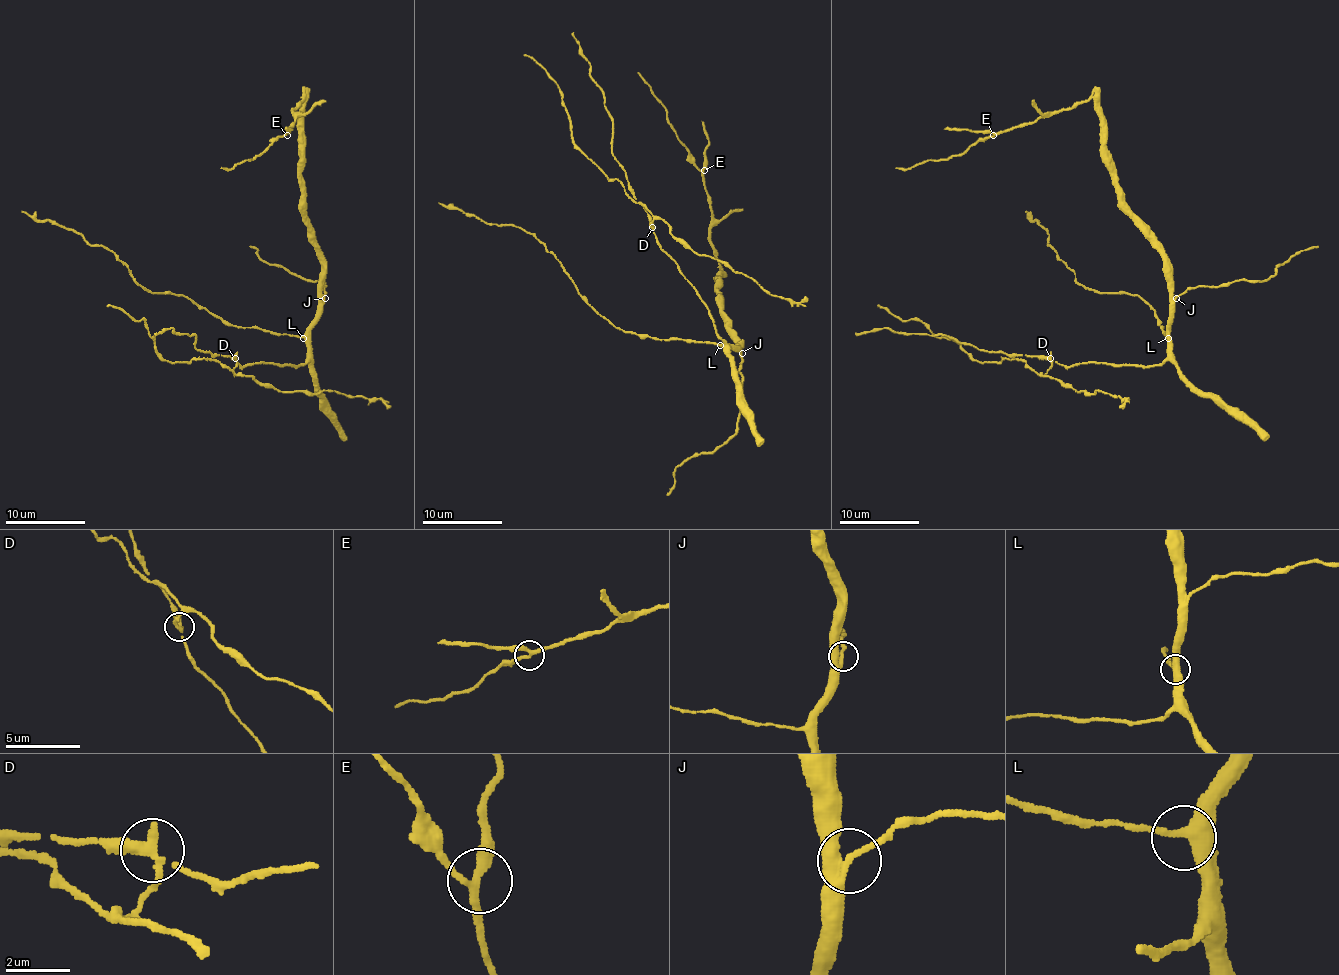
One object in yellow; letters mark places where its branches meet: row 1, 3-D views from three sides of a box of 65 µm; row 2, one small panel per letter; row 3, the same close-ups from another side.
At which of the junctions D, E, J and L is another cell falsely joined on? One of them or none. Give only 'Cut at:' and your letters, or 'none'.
Cut at: D

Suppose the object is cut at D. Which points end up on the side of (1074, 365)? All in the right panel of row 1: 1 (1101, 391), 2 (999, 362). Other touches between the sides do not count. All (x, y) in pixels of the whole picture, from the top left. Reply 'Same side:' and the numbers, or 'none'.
Same side: none

